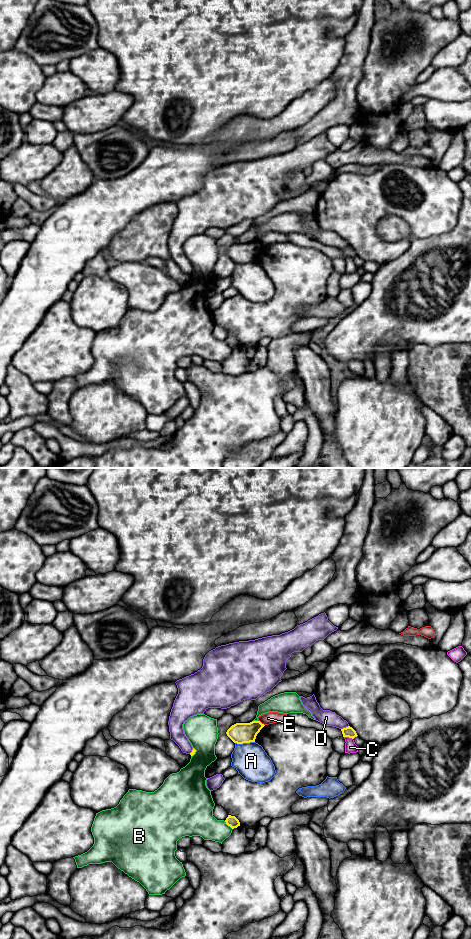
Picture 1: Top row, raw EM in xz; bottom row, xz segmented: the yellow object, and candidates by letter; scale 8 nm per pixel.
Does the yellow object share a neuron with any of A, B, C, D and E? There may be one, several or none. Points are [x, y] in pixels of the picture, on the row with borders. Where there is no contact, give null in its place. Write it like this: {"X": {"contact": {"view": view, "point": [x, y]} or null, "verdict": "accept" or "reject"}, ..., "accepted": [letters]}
{"A": {"contact": {"view": "xz", "point": [244, 742]}, "verdict": "reject"}, "B": {"contact": {"view": "xz", "point": [228, 825]}, "verdict": "reject"}, "C": {"contact": {"view": "xz", "point": [348, 736]}, "verdict": "reject"}, "D": {"contact": {"view": "xz", "point": [344, 728]}, "verdict": "reject"}, "E": {"contact": {"view": "xz", "point": [260, 722]}, "verdict": "reject"}, "accepted": []}

